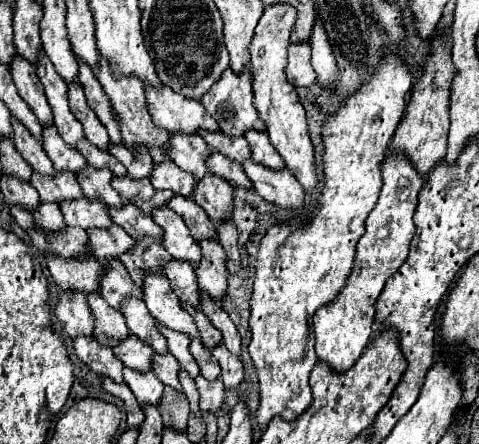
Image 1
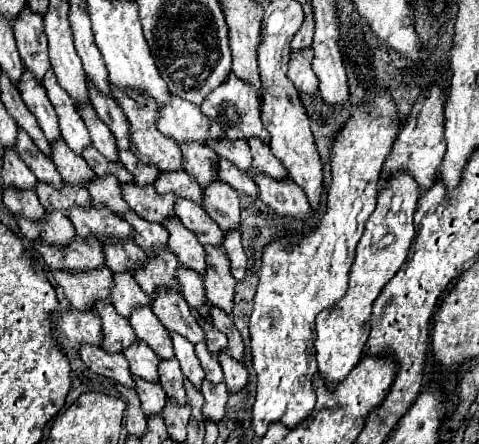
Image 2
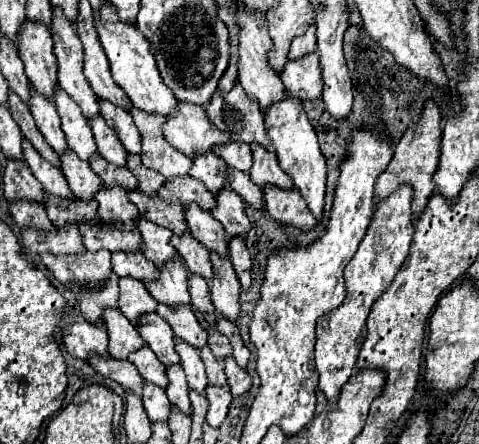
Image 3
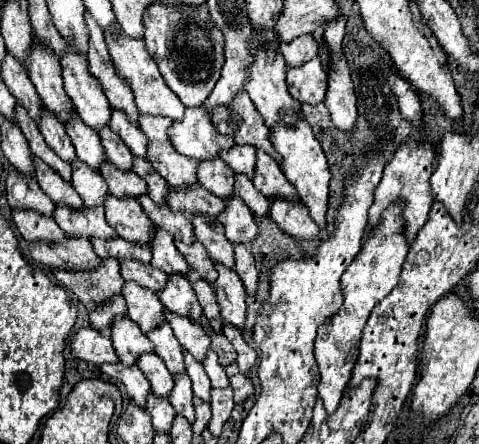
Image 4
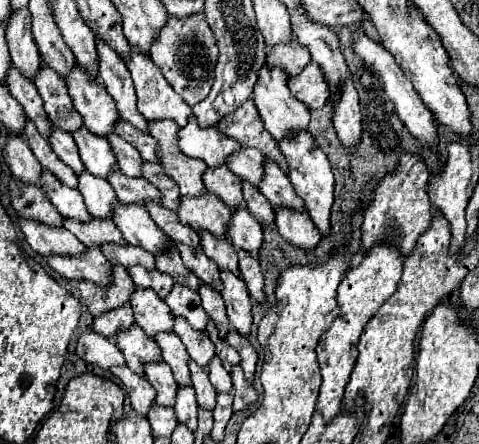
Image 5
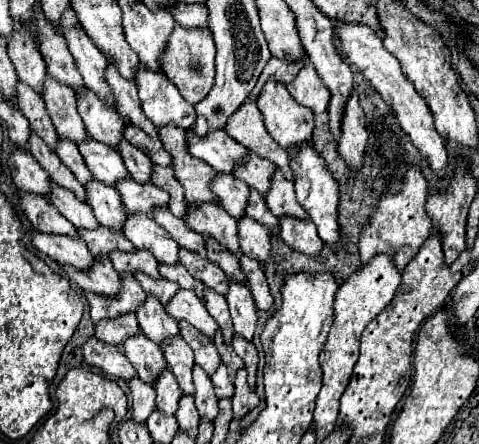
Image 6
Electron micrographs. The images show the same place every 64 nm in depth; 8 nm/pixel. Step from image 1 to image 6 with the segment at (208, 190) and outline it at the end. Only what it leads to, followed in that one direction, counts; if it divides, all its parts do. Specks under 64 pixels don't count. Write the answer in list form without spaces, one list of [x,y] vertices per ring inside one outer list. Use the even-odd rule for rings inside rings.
[[[246,216],[238,222],[238,238],[240,238],[240,250],[248,258],[256,258],[260,262],[266,262],[272,252],[270,234],[268,228]]]

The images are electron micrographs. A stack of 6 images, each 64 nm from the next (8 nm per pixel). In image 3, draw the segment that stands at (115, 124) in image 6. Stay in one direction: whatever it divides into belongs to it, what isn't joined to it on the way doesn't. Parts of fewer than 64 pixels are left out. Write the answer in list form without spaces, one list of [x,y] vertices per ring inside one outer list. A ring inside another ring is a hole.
[[[54,16],[52,22],[52,38],[58,60],[58,80],[60,88],[80,104],[84,118],[90,122],[100,116],[100,96],[92,92],[88,80],[84,80],[84,48],[72,24],[64,20],[64,16]]]

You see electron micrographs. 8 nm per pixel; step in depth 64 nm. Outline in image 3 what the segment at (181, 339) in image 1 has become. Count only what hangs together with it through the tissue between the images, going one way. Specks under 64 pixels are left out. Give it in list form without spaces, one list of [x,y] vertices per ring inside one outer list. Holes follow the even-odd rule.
[[[176,340],[176,352],[180,354],[182,368],[184,368],[186,378],[188,378],[188,386],[192,390],[196,390],[198,394],[204,394],[204,390],[208,386],[208,378],[206,378],[204,364],[202,364],[198,352],[192,346],[184,344],[182,340]]]

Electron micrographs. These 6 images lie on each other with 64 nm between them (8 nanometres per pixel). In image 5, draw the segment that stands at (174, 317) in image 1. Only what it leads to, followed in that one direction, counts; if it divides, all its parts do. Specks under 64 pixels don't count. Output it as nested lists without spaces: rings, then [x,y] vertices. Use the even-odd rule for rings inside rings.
[[[176,318],[174,322],[174,334],[180,336],[180,340],[184,342],[186,350],[190,352],[190,358],[200,364],[202,368],[208,370],[208,364],[210,360],[216,356],[216,350],[214,350],[214,344],[210,342],[208,334],[206,332],[200,332],[200,330],[194,330],[186,320],[182,318]]]

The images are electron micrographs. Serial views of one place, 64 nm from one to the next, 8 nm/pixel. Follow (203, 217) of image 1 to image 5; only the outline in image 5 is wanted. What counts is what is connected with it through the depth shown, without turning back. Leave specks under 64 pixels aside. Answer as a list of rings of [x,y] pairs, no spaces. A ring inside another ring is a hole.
[[[200,232],[200,238],[202,238],[204,254],[210,260],[214,260],[220,266],[220,270],[228,270],[228,272],[238,270],[238,256],[228,240],[218,240],[210,232]]]

